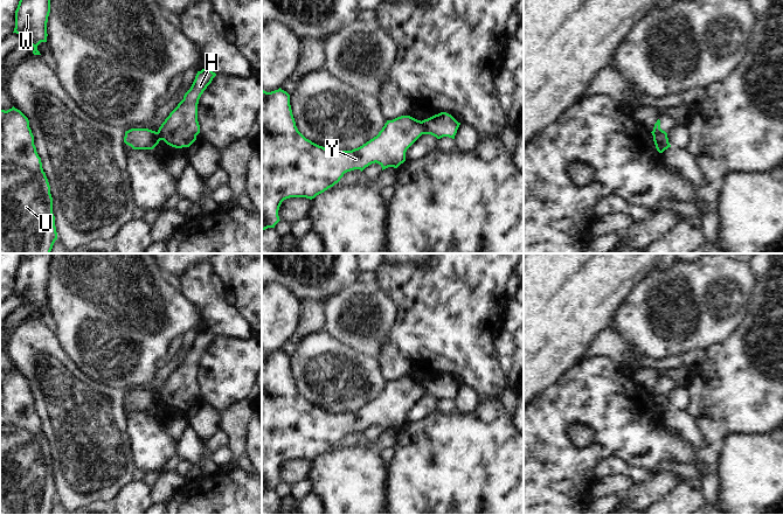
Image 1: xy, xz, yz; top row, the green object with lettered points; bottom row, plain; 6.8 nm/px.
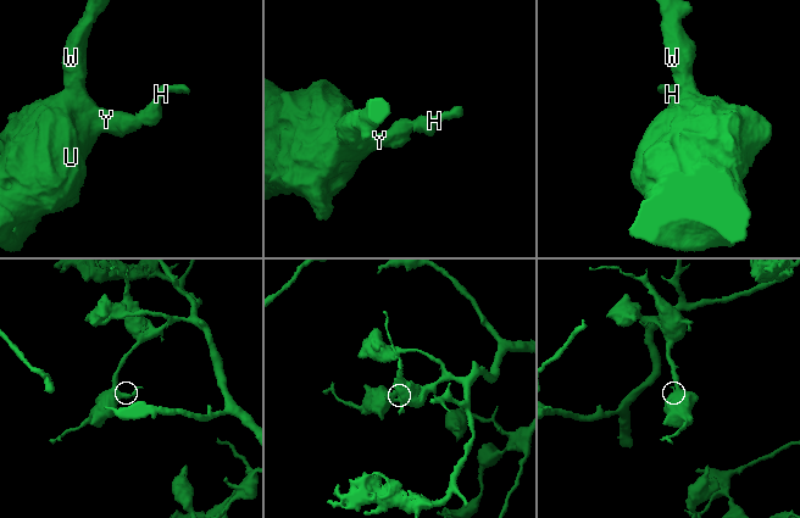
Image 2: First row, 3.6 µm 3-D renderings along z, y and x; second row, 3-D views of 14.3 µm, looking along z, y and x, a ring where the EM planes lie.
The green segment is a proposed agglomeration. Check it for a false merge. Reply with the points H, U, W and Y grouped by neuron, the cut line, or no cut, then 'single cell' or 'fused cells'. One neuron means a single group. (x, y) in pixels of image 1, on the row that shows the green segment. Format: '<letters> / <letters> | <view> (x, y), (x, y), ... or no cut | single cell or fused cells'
H / U W Y | xz (420, 122), (424, 133) | fused cells

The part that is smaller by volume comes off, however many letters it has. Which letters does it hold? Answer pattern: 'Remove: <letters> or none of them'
Remove: H

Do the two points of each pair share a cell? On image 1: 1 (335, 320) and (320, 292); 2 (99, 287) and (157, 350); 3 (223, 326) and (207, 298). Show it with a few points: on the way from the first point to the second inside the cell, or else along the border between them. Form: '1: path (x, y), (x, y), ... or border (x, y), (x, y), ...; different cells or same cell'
1: border (348, 286), (327, 296), (321, 301); different cells
2: path (106, 304), (140, 335); same cell
3: path (221, 319), (212, 305); same cell

